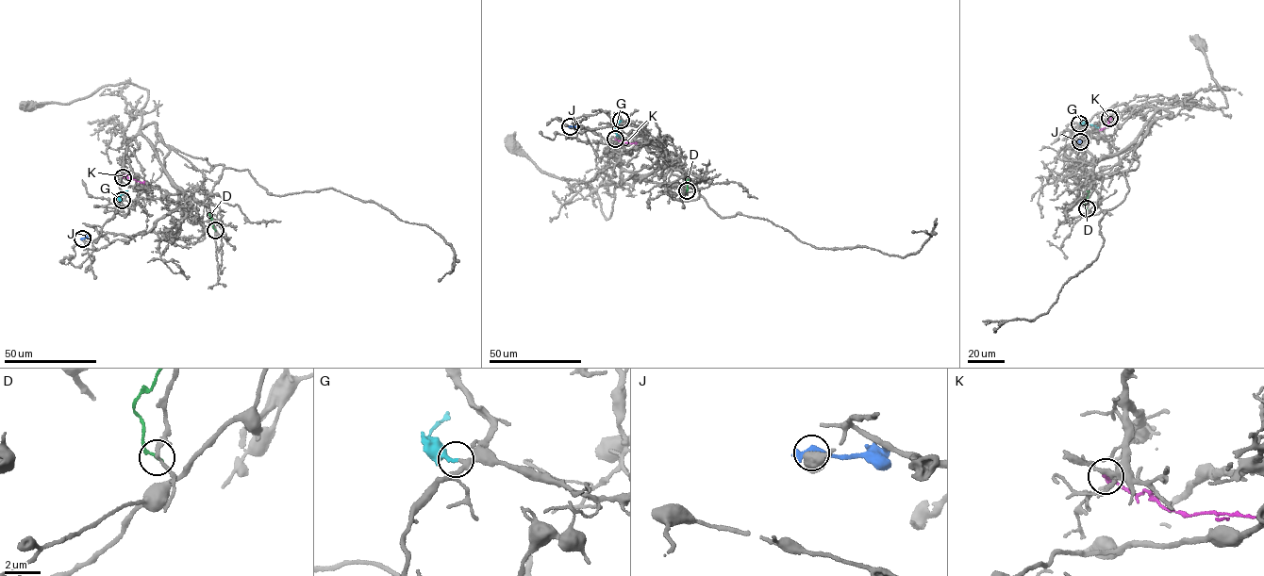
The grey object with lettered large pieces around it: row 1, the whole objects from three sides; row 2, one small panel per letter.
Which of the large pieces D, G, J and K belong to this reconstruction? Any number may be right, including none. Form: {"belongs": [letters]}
{"belongs": ["G"]}

